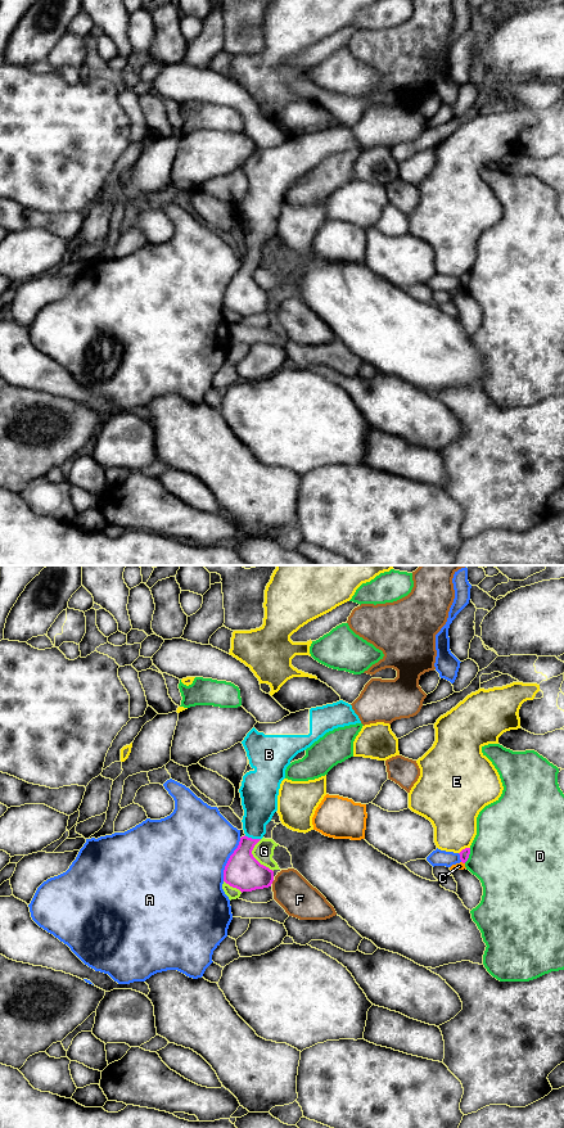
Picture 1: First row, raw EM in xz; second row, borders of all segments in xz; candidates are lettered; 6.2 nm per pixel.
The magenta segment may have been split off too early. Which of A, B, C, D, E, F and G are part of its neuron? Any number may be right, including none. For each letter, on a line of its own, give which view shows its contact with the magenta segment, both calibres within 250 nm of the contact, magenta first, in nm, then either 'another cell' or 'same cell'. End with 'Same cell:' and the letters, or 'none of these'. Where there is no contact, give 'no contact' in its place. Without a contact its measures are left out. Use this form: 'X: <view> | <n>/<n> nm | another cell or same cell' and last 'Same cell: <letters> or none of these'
A: xz | 220/480 nm | another cell
B: xz | 220/220 nm | same cell
C: xz | 60/50 nm | another cell
D: xz | 60/480 nm | another cell
E: xz | 60/300 nm | another cell
F: xz | 220/220 nm | another cell
G: xz | 220/130 nm | another cell
Same cell: B

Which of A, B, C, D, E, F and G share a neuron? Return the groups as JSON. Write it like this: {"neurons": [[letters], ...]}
{"neurons": [["A"], ["B"], ["C"], ["D"], ["E"], ["F"], ["G"]]}

